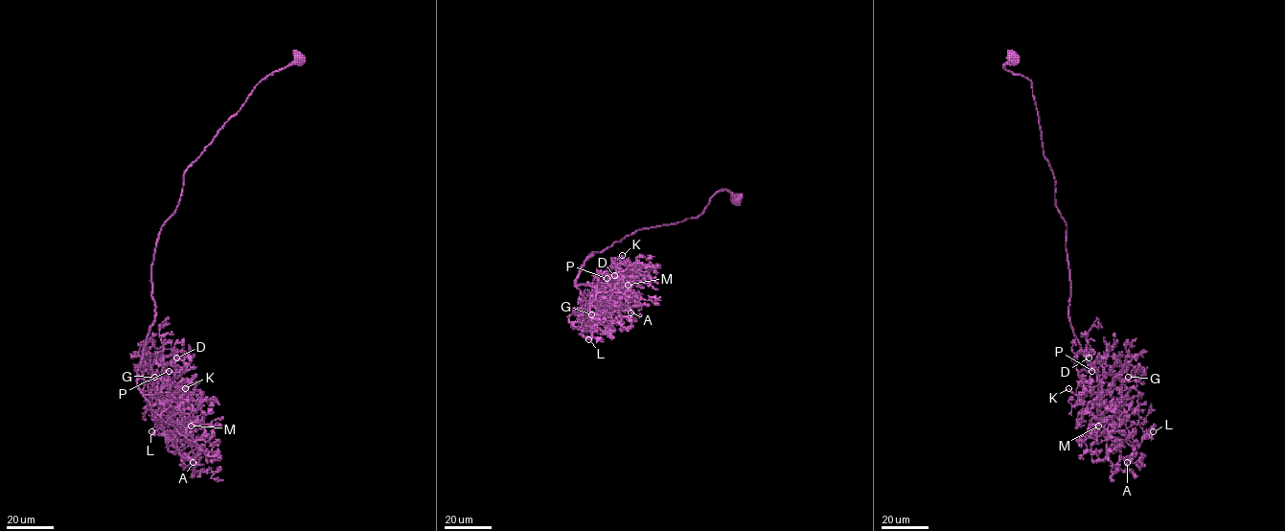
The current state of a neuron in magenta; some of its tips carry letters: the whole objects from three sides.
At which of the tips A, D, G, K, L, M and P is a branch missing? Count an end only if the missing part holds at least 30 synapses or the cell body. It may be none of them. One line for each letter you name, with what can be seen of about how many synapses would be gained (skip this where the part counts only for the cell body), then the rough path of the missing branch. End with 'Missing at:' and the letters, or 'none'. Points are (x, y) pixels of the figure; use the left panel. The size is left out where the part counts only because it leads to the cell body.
G: 35 synapses
K: 80 synapses; course (185, 388), (187, 373), (200, 376)
P: 30 synapses
Missing at: G, K, P

